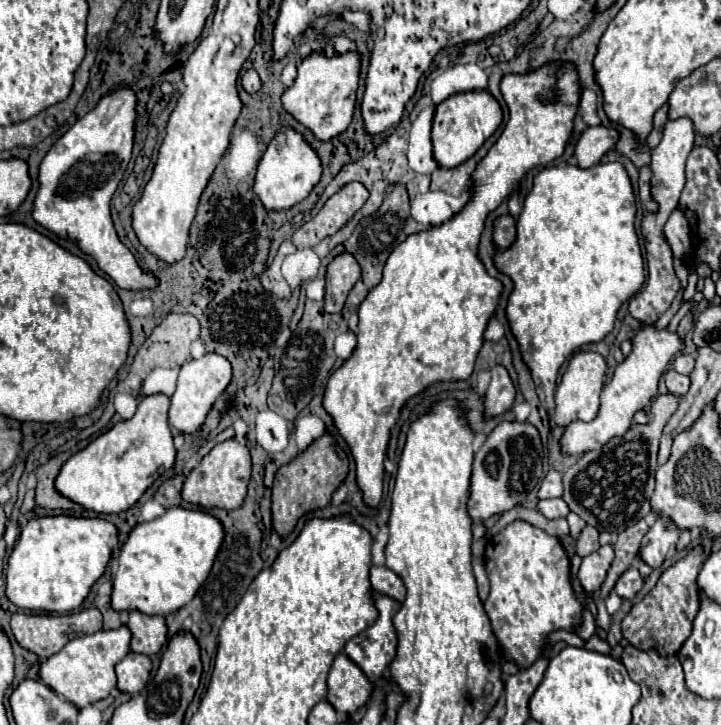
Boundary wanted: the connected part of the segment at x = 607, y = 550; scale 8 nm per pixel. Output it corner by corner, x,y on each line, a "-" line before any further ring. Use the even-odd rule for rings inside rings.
602,546
598,552
592,552
590,556
586,556
582,560
578,578
584,586
584,590
588,590
588,592
598,592
600,590
612,560
614,560
612,546

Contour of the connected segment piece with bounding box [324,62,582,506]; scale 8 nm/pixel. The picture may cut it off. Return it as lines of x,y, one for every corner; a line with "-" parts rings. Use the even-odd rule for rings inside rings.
548,62
532,72
526,72
526,74
504,74
502,80
500,80
500,90
502,90
502,96
504,96
504,102
508,106
508,122
500,134
500,138
494,142
494,146
488,150
488,154
482,158
482,162
476,166
474,174
472,174
472,198
470,202
458,212
454,214
448,222
444,222
442,226
436,226
436,228
430,228
426,232
418,232
418,234
412,234
408,236
402,244
398,244
394,248
394,252
390,254
386,266
384,266
384,278
382,282
366,296
366,300
360,304
360,310
358,310
358,346
354,350
354,354
338,368
332,372
328,384
326,384
326,392
324,392
324,408
326,412
334,418
334,424
340,432
340,436
348,442
352,454
354,454
354,460
356,460
356,480
358,480
358,486
362,488
364,492
364,502
370,504
370,506
378,506
380,498
382,498
382,484
384,484
384,458
386,458
386,450
388,450
388,440
390,440
390,430
392,426
396,424
398,420
398,414
400,414
400,408
404,406
404,402
408,398
412,398
414,394
422,392
426,386
434,384
434,382
440,382
440,380
466,380
470,378
472,370
474,370
474,360
476,360
476,354
478,350
482,348
482,342
484,342
484,330
486,330
486,324
490,320
490,316
494,314
496,310
496,304
500,300
500,294
502,294
502,282
496,280
496,278
490,278
490,274
486,272
484,264
480,262
478,258
478,242
480,242
480,236
482,236
482,230
486,226
486,218
490,212
494,212
506,198
508,194
512,192
512,188
518,184
518,180
524,178
526,172
530,172
532,168
540,166
540,164
548,164
552,162
554,158
560,158
574,134
574,116
578,114
578,106
580,106
580,94
582,94
582,88
578,84
578,70
572,62

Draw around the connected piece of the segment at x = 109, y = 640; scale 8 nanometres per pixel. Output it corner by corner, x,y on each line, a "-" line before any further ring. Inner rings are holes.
124,624
114,630
98,630
94,634
74,638
58,654
40,664
40,680
48,684
56,694
72,700
78,708
94,704
106,698
116,686
114,666
130,652
130,638
132,632

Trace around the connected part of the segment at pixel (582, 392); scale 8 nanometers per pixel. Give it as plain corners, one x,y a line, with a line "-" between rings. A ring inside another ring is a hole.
576,352
556,390
556,410
552,420
558,426
568,426
574,420
582,420
582,422
594,420
600,408
600,390
604,386
604,376
606,376
606,360
600,354

